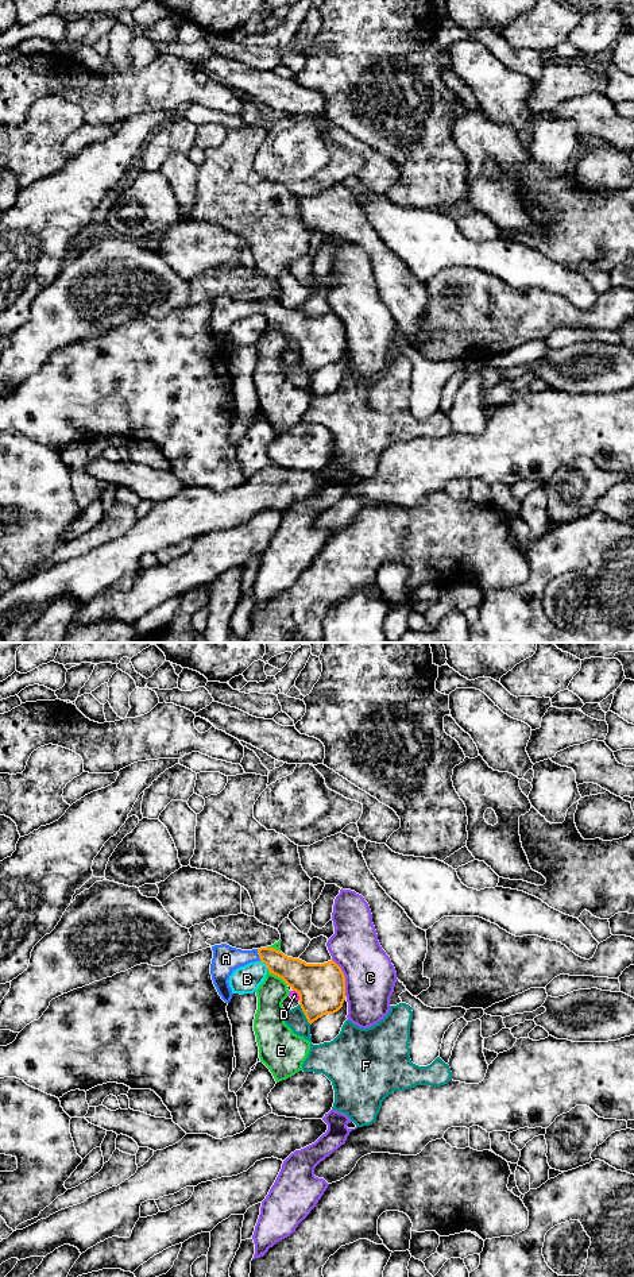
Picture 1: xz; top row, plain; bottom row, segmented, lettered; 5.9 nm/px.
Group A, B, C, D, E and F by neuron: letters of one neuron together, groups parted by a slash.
A / B / C / D / E / F

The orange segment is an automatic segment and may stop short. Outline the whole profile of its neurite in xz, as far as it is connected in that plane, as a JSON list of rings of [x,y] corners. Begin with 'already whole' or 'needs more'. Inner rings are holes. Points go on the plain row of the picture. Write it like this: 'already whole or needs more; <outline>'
needs more; [[[227,296],[214,297],[212,302],[212,332],[225,355],[229,355],[233,347],[228,335],[232,324],[250,315],[262,313],[270,325],[281,329],[299,347],[299,358],[310,377],[343,359],[345,328],[333,312],[324,316],[306,316],[274,300],[241,302]]]

